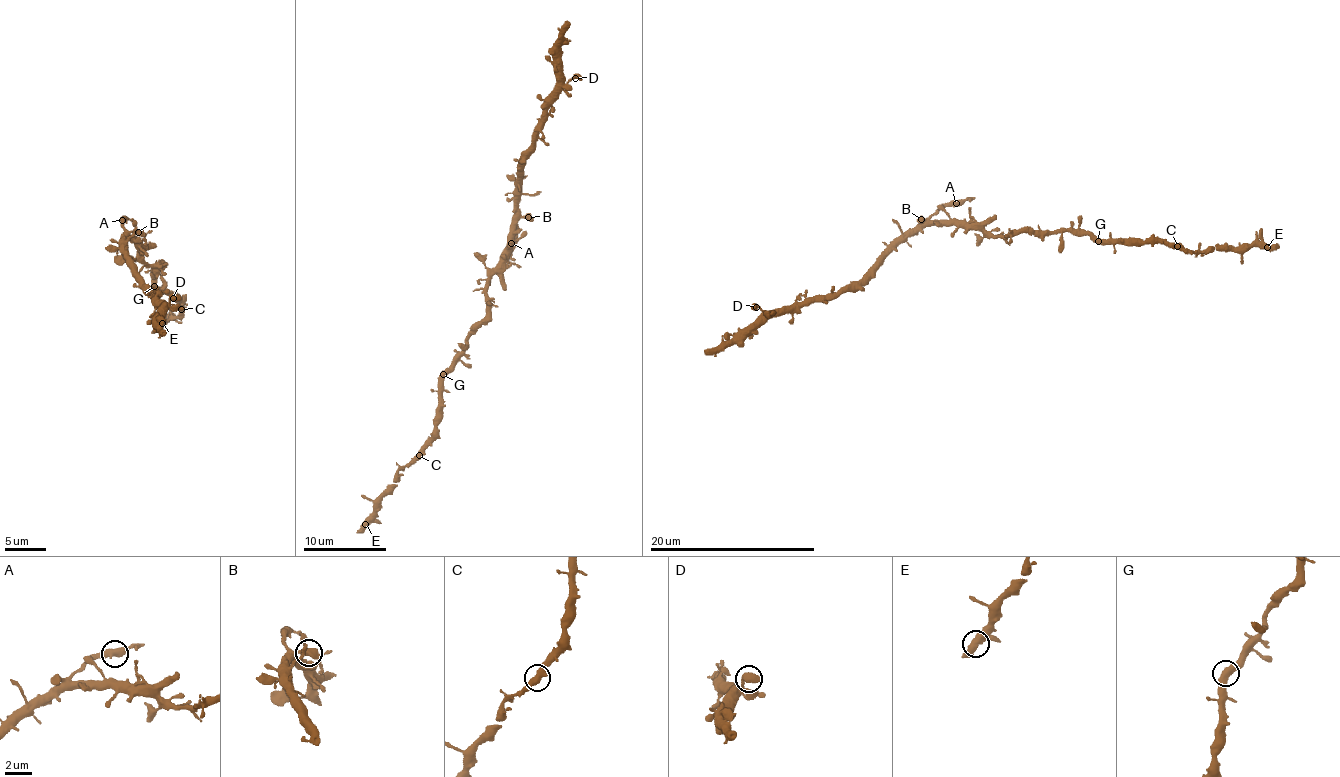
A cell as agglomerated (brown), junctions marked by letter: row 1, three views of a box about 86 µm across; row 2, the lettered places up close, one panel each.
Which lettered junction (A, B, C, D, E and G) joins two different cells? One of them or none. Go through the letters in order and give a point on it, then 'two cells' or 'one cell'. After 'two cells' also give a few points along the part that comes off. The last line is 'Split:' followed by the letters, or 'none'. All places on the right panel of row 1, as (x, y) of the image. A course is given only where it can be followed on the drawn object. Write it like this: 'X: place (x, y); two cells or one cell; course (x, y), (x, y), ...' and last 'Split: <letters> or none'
A: place (956, 203); one cell
B: place (921, 219); one cell
C: place (1177, 246); one cell
D: place (756, 307); one cell
E: place (1267, 247); one cell
G: place (1098, 241); one cell
Split: none

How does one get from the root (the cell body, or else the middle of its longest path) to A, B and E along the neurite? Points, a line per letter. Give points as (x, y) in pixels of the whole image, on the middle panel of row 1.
A: (498, 265), (507, 245), (510, 225), (516, 219), (515, 236), (511, 243)
B: (498, 265), (507, 245), (509, 228), (520, 218), (528, 217)
E: (498, 265), (487, 283), (486, 314), (443, 379), (437, 435), (402, 466), (364, 524)

